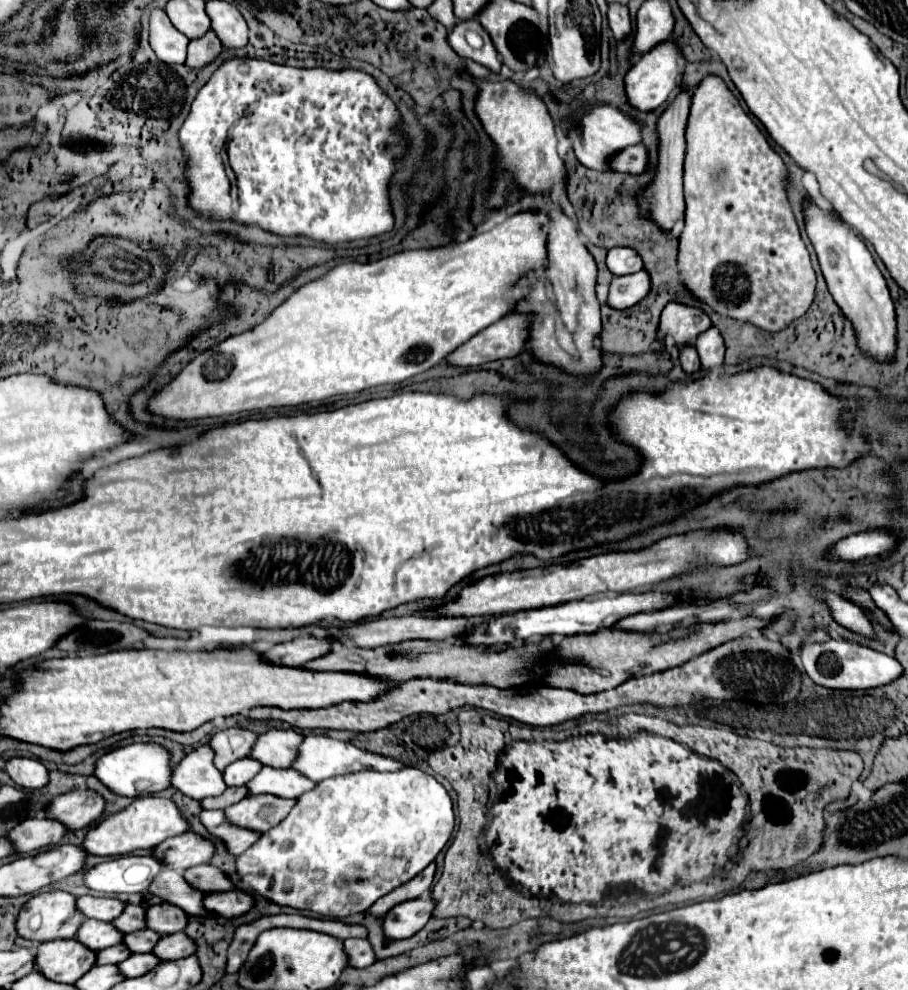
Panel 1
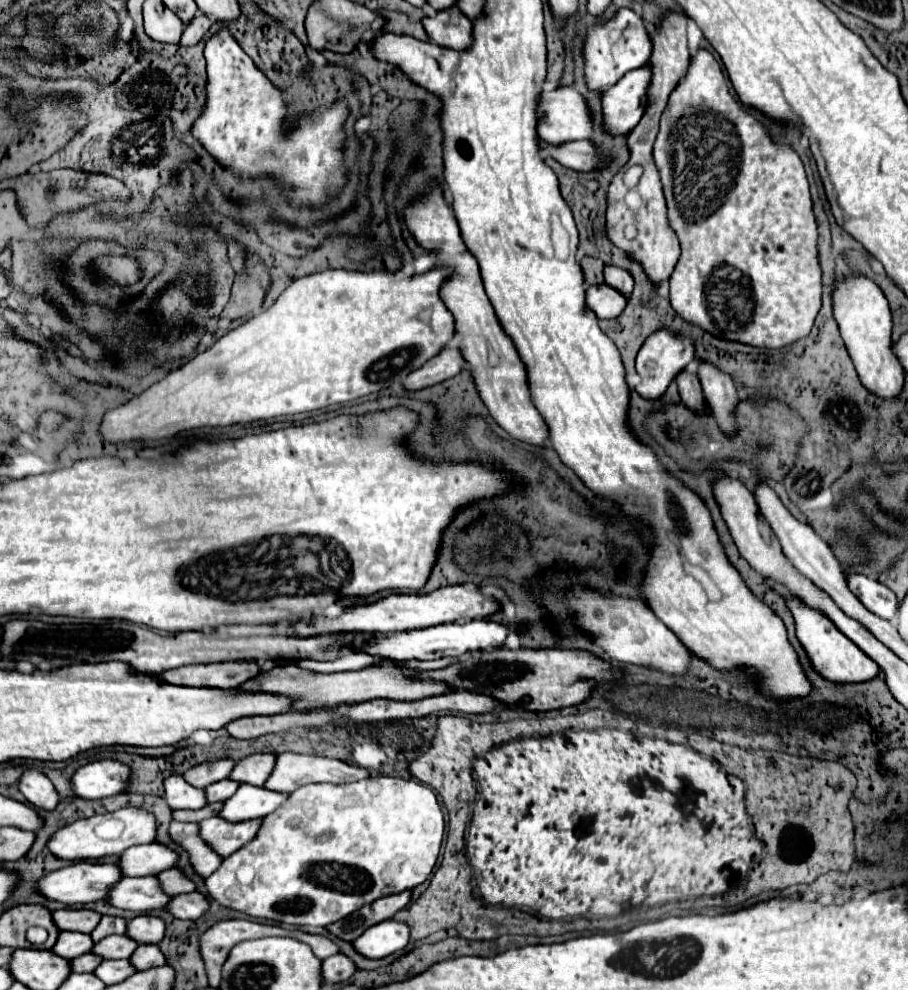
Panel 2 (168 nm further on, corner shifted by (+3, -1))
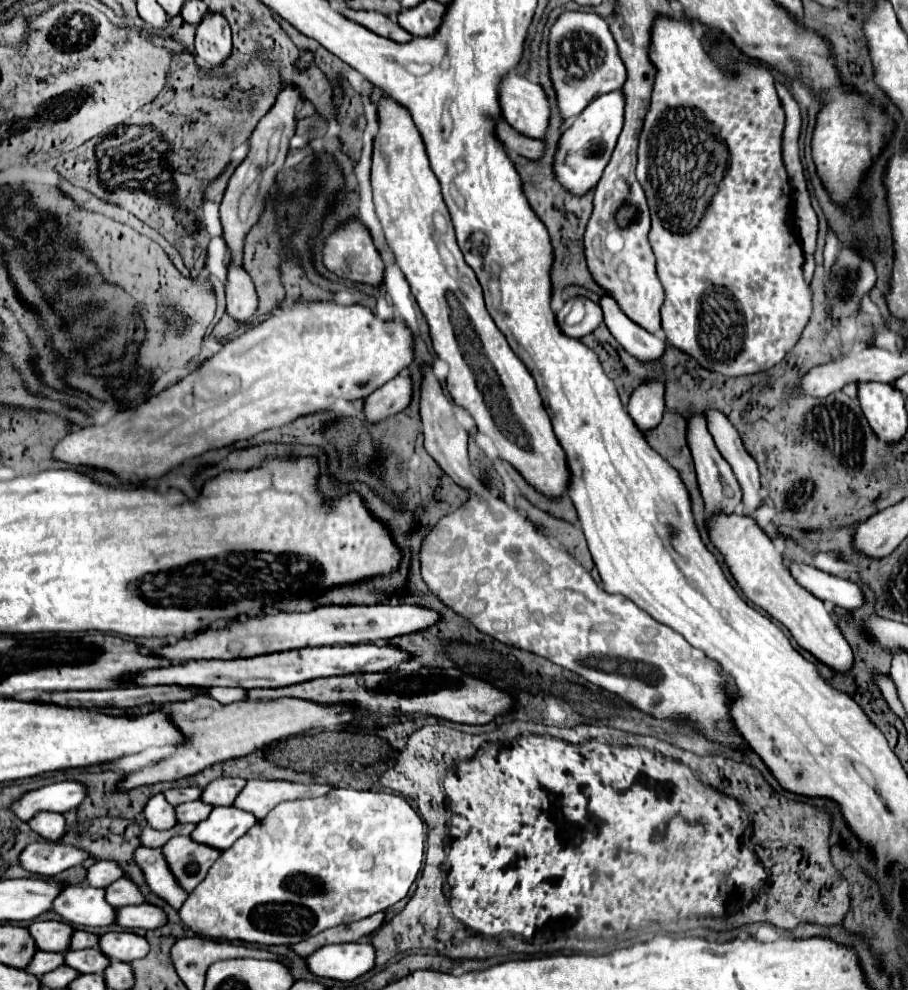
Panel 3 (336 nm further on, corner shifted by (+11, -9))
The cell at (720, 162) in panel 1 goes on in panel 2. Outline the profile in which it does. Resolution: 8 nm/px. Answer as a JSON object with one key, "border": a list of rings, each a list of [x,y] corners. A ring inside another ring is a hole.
{"border":[[[698,49],[690,57],[690,65],[686,75],[678,81],[676,89],[672,91],[666,111],[660,117],[660,131],[656,135],[654,143],[654,163],[660,171],[662,179],[662,189],[666,197],[666,207],[668,207],[668,219],[670,227],[674,229],[678,241],[680,241],[680,261],[670,277],[670,303],[672,309],[688,323],[702,327],[706,333],[724,339],[724,341],[736,341],[736,343],[746,343],[752,347],[766,347],[766,349],[780,349],[786,345],[796,343],[798,339],[806,337],[814,325],[814,319],[822,307],[822,269],[818,261],[818,231],[816,231],[816,219],[812,211],[812,201],[810,201],[810,191],[808,191],[808,179],[804,173],[804,165],[798,157],[798,153],[790,145],[776,145],[766,131],[766,127],[756,121],[738,99],[730,95],[728,83],[724,79],[724,73],[718,65],[718,61],[712,57],[710,51]]]}

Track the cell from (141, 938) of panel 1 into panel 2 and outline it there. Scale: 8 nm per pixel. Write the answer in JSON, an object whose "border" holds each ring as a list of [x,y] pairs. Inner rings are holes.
{"border":[[[110,935],[94,943],[92,953],[102,959],[128,959],[136,947],[138,943],[128,939],[128,935]]]}

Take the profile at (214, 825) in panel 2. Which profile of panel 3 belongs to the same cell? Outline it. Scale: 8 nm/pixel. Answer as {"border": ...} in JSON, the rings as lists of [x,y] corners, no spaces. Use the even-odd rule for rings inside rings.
{"border":[[[188,835],[170,839],[162,849],[172,873],[186,891],[192,891],[206,877],[208,869],[222,853],[214,851],[214,847],[194,843]]]}

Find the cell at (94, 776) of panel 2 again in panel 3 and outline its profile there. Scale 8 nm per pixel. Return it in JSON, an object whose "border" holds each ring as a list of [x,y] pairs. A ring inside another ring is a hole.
{"border":[[[62,781],[26,793],[20,799],[20,805],[14,807],[14,813],[22,821],[30,821],[38,811],[72,811],[82,799],[86,799],[86,785],[82,781]]]}

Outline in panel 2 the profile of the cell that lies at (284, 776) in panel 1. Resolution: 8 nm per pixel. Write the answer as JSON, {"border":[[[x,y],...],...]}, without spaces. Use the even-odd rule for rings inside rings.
{"border":[[[240,785],[238,791],[224,801],[218,817],[230,823],[242,823],[252,819],[262,819],[270,815],[276,807],[286,801],[286,795],[278,795],[276,791],[266,791],[264,787],[246,787]]]}

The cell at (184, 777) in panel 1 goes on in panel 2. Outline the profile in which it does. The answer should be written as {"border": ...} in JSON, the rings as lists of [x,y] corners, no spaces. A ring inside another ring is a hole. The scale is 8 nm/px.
{"border":[[[172,775],[172,777],[166,779],[166,783],[164,783],[164,799],[166,799],[166,803],[168,803],[168,807],[172,811],[176,811],[176,809],[202,809],[206,805],[204,789],[198,791],[196,787],[190,787],[180,775]]]}

